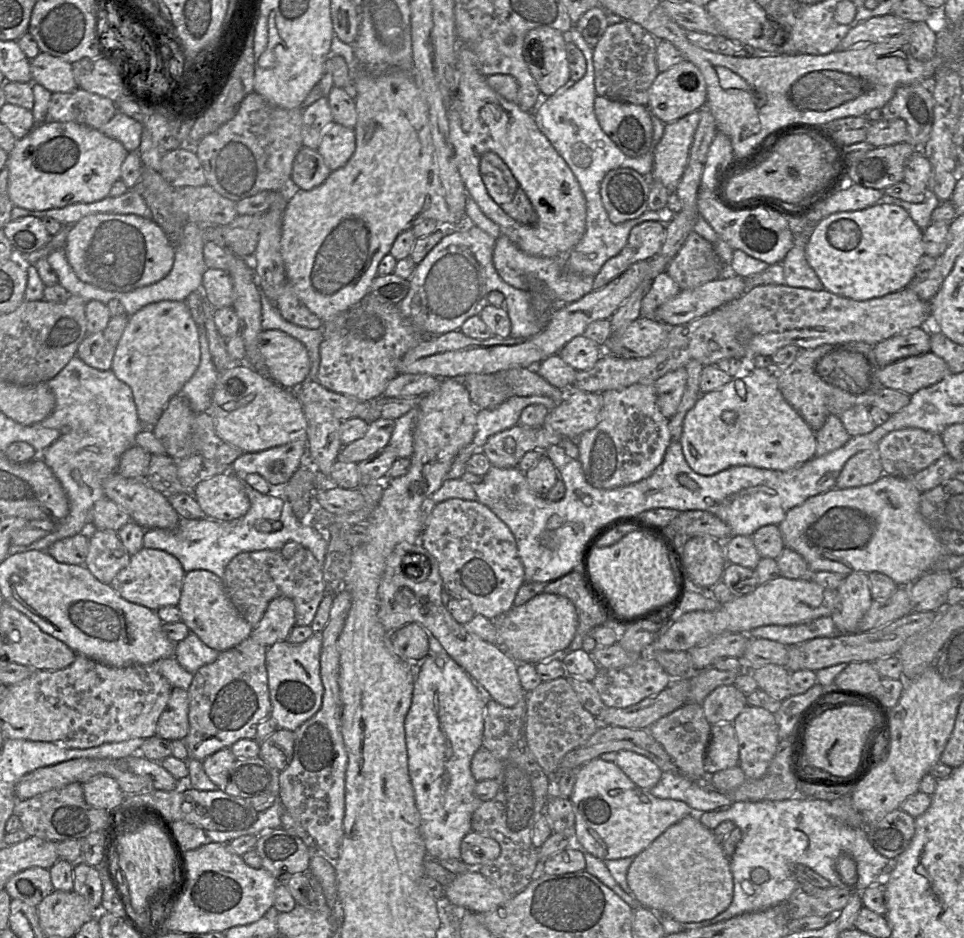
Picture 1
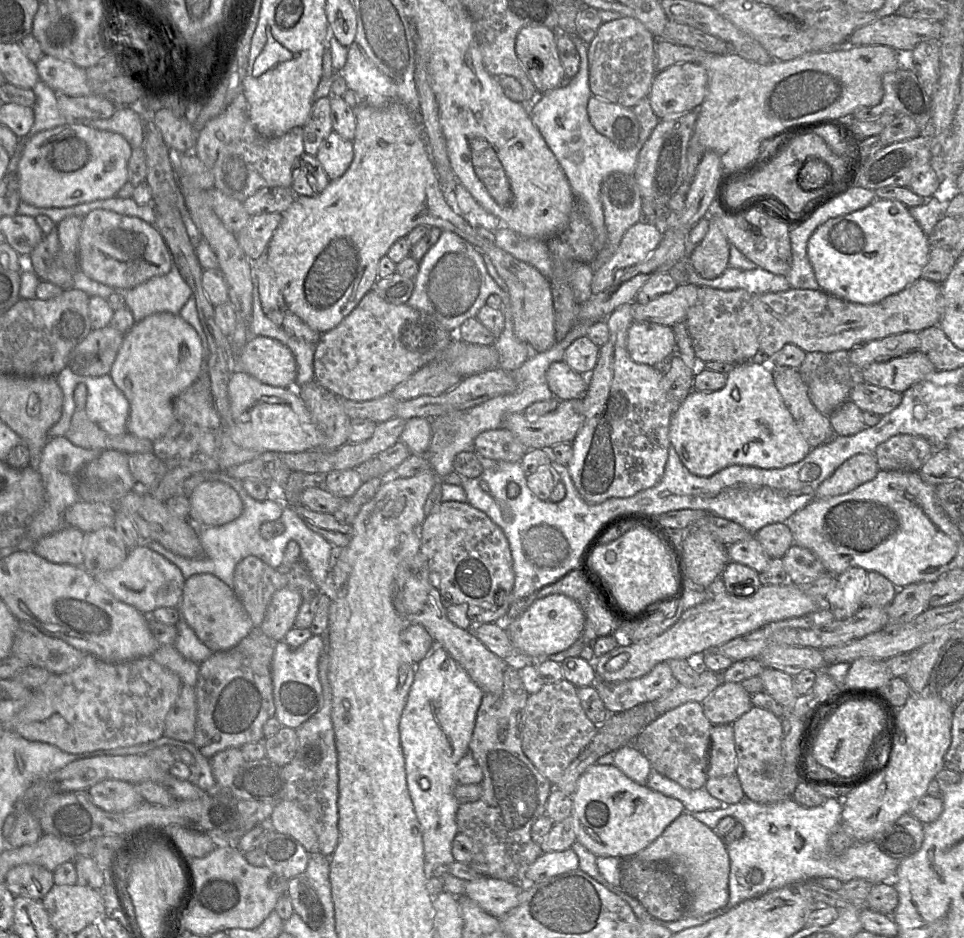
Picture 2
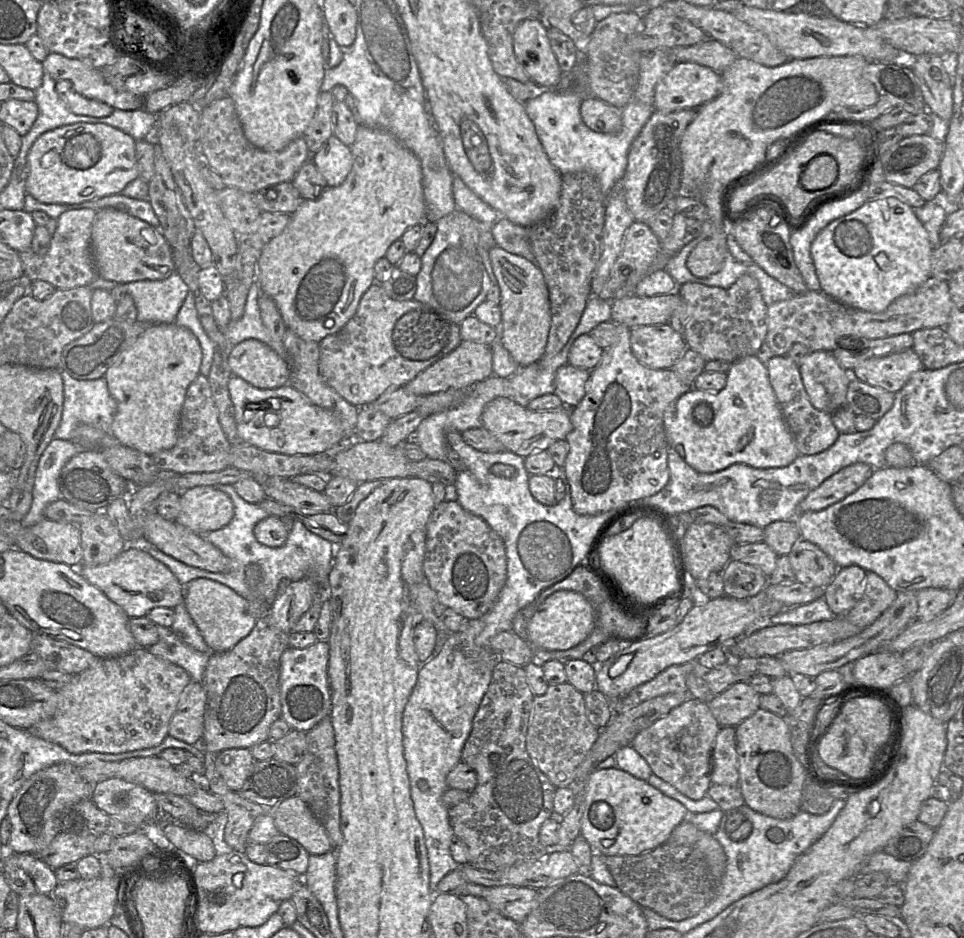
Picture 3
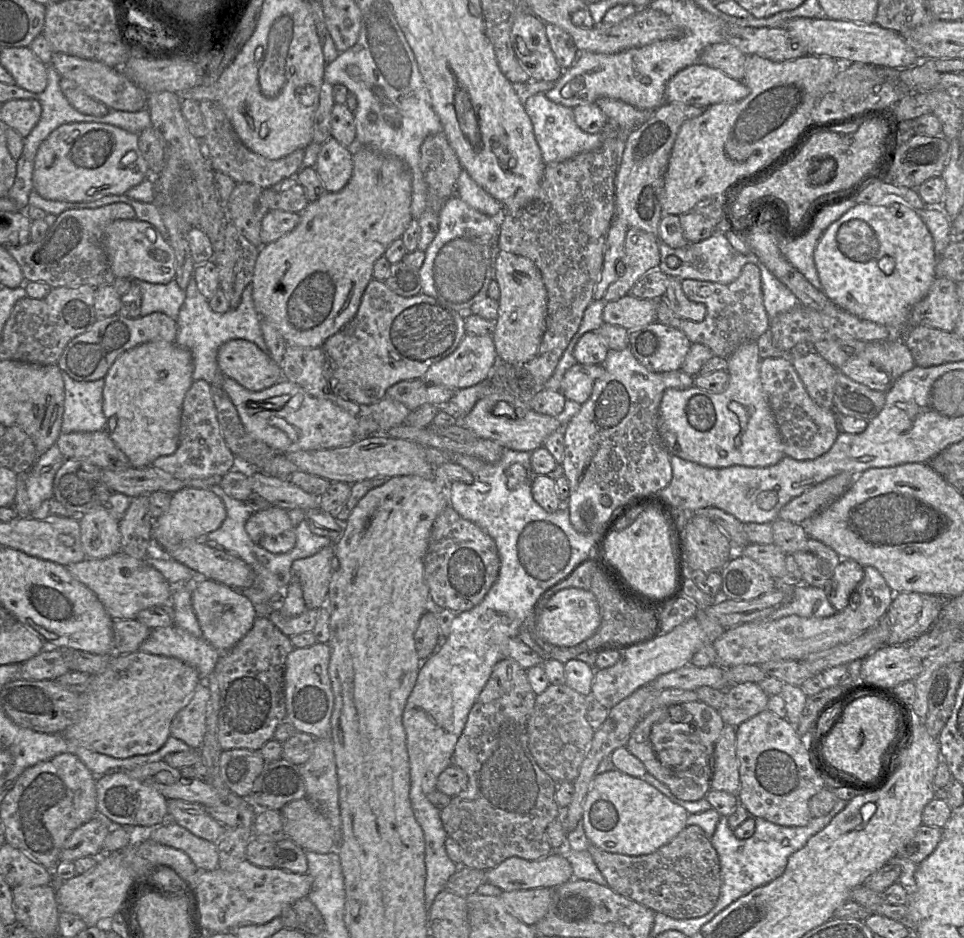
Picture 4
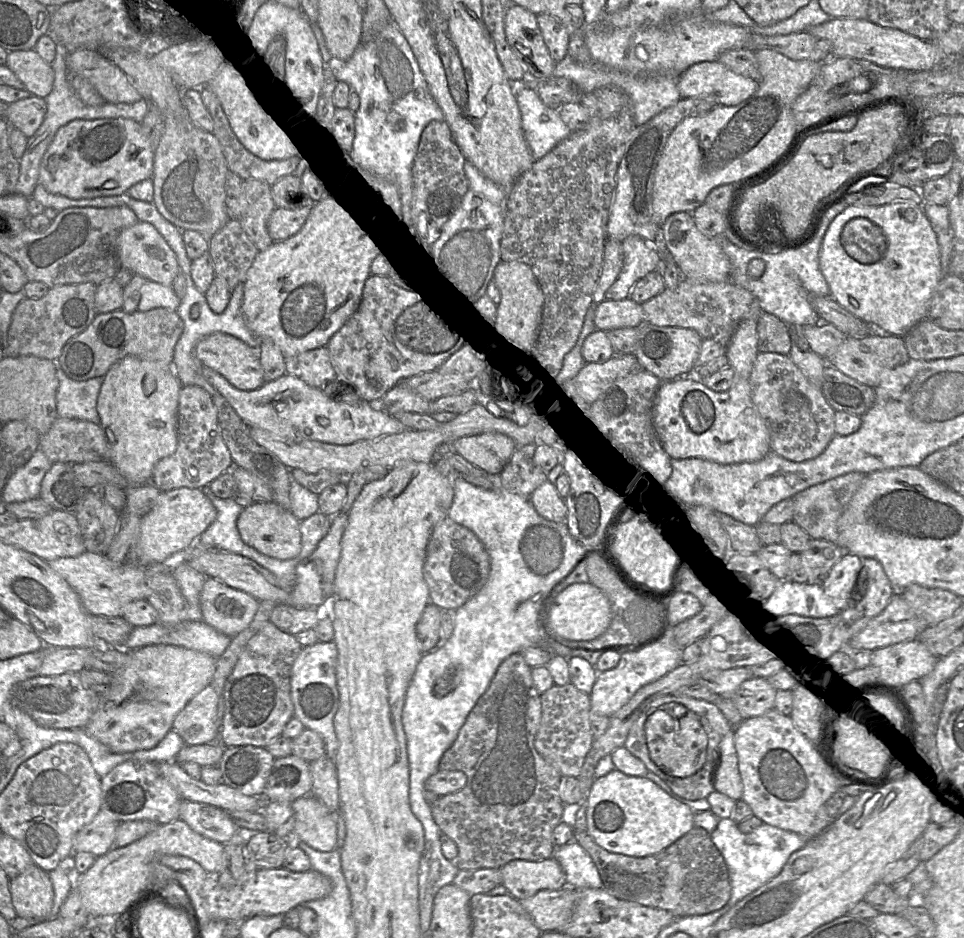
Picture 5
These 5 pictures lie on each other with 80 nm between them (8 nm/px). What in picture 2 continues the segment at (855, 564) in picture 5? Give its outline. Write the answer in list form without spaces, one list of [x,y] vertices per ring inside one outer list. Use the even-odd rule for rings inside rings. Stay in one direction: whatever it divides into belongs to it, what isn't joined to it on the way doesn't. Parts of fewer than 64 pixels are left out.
[[[851,567],[836,576],[836,586],[825,598],[825,605],[831,610],[834,619],[843,620],[853,616],[863,606],[863,596],[867,586],[868,572],[860,567]]]

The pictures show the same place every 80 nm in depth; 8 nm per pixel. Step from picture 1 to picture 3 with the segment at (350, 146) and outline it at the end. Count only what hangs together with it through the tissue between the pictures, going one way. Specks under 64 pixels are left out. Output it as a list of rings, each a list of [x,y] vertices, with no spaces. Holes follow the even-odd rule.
[[[334,134],[324,142],[311,158],[328,187],[341,185],[353,164],[351,148],[340,141]]]

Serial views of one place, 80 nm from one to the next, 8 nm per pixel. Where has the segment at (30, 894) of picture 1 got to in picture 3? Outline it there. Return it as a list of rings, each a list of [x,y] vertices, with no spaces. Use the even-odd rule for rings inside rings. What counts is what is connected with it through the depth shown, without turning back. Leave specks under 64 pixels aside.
[[[7,851],[1,870],[18,896],[53,893],[59,883],[55,870],[36,855]]]

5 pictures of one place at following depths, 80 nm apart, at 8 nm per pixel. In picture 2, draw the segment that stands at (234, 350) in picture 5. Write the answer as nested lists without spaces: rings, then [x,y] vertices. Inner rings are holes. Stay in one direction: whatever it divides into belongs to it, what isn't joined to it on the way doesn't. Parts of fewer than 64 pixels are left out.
[[[252,337],[236,354],[237,368],[264,384],[276,387],[293,387],[297,364],[292,351],[277,339]]]

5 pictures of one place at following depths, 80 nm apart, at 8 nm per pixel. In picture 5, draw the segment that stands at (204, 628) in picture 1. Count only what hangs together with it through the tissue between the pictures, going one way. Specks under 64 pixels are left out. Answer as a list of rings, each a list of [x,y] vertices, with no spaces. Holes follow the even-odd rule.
[[[213,578],[206,579],[200,594],[203,622],[231,639],[249,626],[258,605],[253,597]]]

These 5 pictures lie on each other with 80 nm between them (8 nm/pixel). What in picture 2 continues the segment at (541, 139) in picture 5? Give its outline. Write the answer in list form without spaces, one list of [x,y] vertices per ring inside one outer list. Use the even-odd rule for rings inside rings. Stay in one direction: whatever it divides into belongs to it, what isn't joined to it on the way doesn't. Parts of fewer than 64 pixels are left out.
[[[578,34],[571,36],[571,39],[579,53],[579,71],[561,86],[542,93],[541,98],[533,106],[529,106],[529,113],[533,123],[562,167],[576,200],[587,208],[587,215],[594,231],[595,249],[599,253],[606,245],[608,238],[601,200],[602,182],[613,172],[634,174],[640,149],[660,119],[653,111],[649,99],[644,98],[632,108],[640,124],[640,135],[635,146],[630,149],[620,148],[611,139],[600,134],[592,125],[587,112],[587,104],[592,96],[589,87],[588,45]]]

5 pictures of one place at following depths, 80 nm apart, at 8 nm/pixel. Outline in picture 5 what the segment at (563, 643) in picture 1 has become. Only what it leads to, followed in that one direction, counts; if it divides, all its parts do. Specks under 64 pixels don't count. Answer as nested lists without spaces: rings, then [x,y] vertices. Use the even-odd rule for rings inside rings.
[[[575,583],[560,592],[546,616],[542,615],[540,625],[552,637],[570,641],[589,641],[605,633],[611,622],[611,605],[608,597],[591,583]]]

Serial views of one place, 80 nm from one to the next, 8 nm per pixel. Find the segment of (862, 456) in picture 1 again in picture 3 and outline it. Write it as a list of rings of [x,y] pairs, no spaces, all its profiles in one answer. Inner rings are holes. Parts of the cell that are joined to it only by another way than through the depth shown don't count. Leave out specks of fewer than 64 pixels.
[[[865,463],[849,465],[822,482],[799,504],[798,513],[820,511],[856,491],[875,469]]]

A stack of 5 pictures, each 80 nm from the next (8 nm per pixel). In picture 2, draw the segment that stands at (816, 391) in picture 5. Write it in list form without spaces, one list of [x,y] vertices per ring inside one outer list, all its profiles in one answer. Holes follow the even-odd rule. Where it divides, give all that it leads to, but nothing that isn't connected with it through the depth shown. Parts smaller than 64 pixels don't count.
[[[774,362],[772,363],[771,368],[775,386],[782,396],[783,401],[790,411],[797,427],[810,447],[812,449],[819,447],[832,439],[835,434],[831,425],[830,417],[817,410],[815,405],[812,403],[809,397],[808,386],[798,369],[778,366]]]

